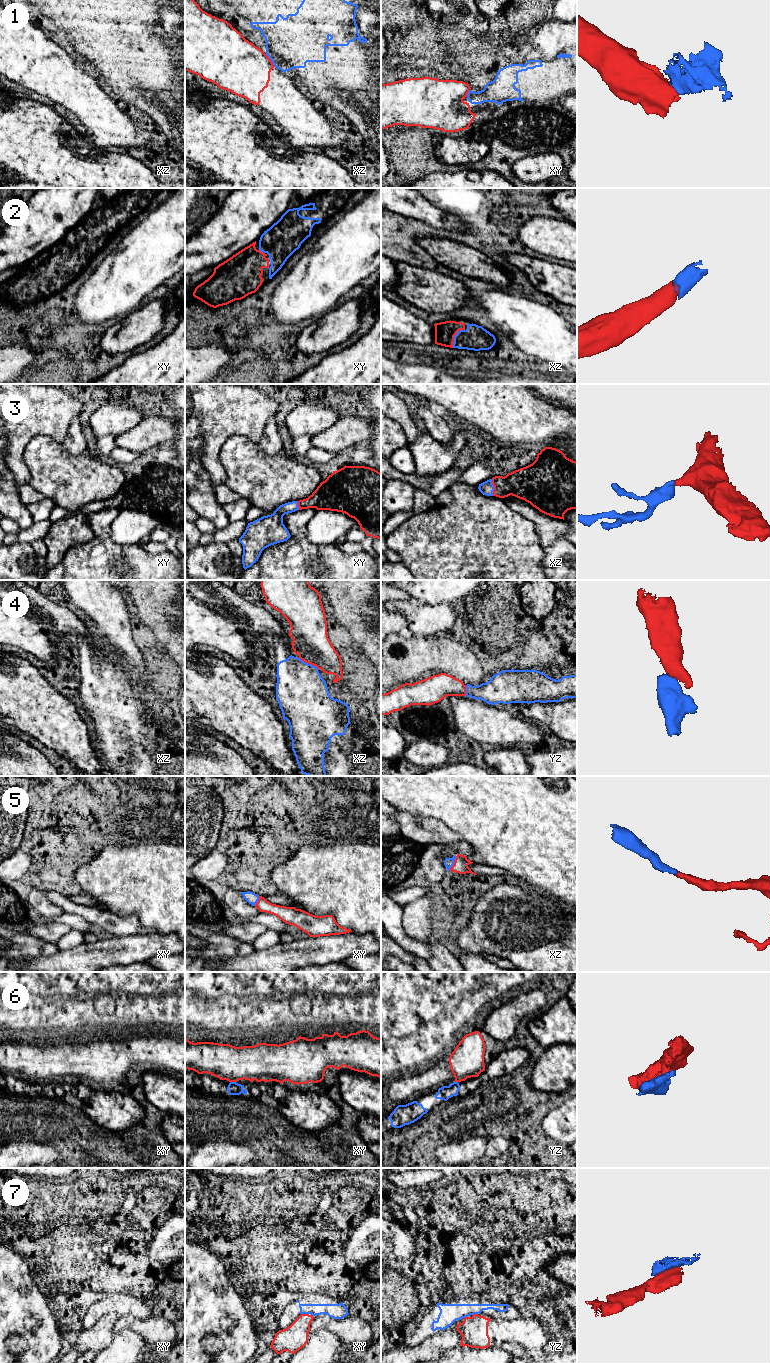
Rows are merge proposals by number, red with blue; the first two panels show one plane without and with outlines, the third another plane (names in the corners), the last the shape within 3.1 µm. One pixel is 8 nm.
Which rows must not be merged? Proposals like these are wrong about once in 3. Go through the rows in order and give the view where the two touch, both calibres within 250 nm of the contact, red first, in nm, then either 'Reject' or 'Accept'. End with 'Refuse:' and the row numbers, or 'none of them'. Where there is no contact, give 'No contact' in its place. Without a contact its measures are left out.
1: Touches red in xz. Thickness 420 nm (red) against 400 nm. Reject
2: Touches red in xz. Thickness 160 nm (red) against 200 nm. Accept
3: Touches red in xz. Thickness 260 nm (red) against 110 nm. Accept
4: Touches red in xz. Thickness 280 nm (red) against 400 nm. Accept
5: Touches red in xz. Thickness 120 nm (red) against 80 nm. Accept
6: Touches red in xy. Thickness 280 nm (red) against 100 nm. Reject
7: Touches red in xy. Thickness 200 nm (red) against 130 nm. Reject
Refuse: 1, 6, 7

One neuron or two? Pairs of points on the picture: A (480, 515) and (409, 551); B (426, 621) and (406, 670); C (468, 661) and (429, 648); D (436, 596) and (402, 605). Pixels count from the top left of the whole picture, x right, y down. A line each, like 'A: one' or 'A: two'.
A: one
B: two
C: one
D: two

